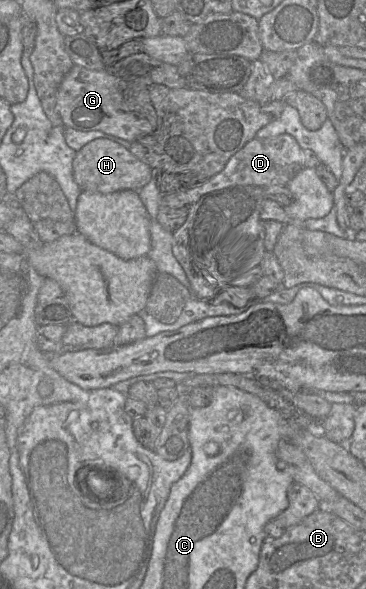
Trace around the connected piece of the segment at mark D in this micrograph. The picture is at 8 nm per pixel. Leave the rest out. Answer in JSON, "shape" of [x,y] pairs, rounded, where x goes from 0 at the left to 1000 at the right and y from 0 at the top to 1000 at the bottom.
{"shape":[[[768,228],[724,236],[694,234],[628,267],[612,287],[598,295],[568,302],[568,307],[557,316],[538,321],[514,321],[497,328],[437,331],[434,353],[437,350],[486,350],[503,353],[555,340],[566,333],[598,323],[626,317],[730,317],[740,314],[781,316],[790,307],[828,285],[836,285],[831,282],[831,255],[795,229]]]}

